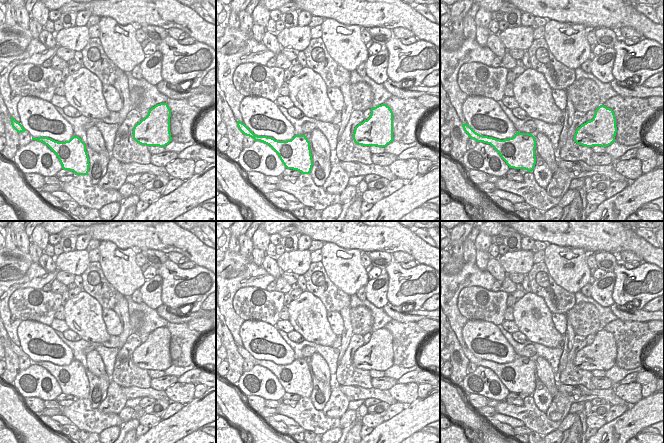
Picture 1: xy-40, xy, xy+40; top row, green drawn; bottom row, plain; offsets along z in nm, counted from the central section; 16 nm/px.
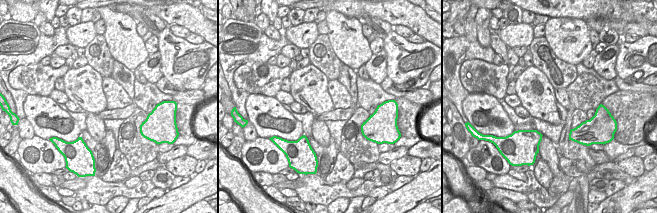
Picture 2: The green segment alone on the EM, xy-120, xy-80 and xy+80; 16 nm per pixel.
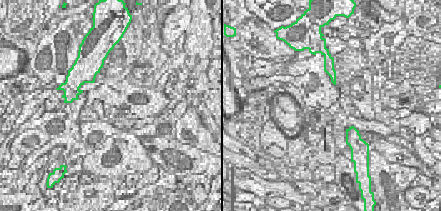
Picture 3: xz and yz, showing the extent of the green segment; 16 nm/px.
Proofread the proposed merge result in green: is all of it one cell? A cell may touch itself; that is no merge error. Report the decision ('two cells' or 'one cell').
two cells

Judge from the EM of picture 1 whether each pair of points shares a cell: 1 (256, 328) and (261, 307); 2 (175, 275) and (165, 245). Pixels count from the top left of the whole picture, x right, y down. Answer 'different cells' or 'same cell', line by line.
1: different cells
2: different cells

